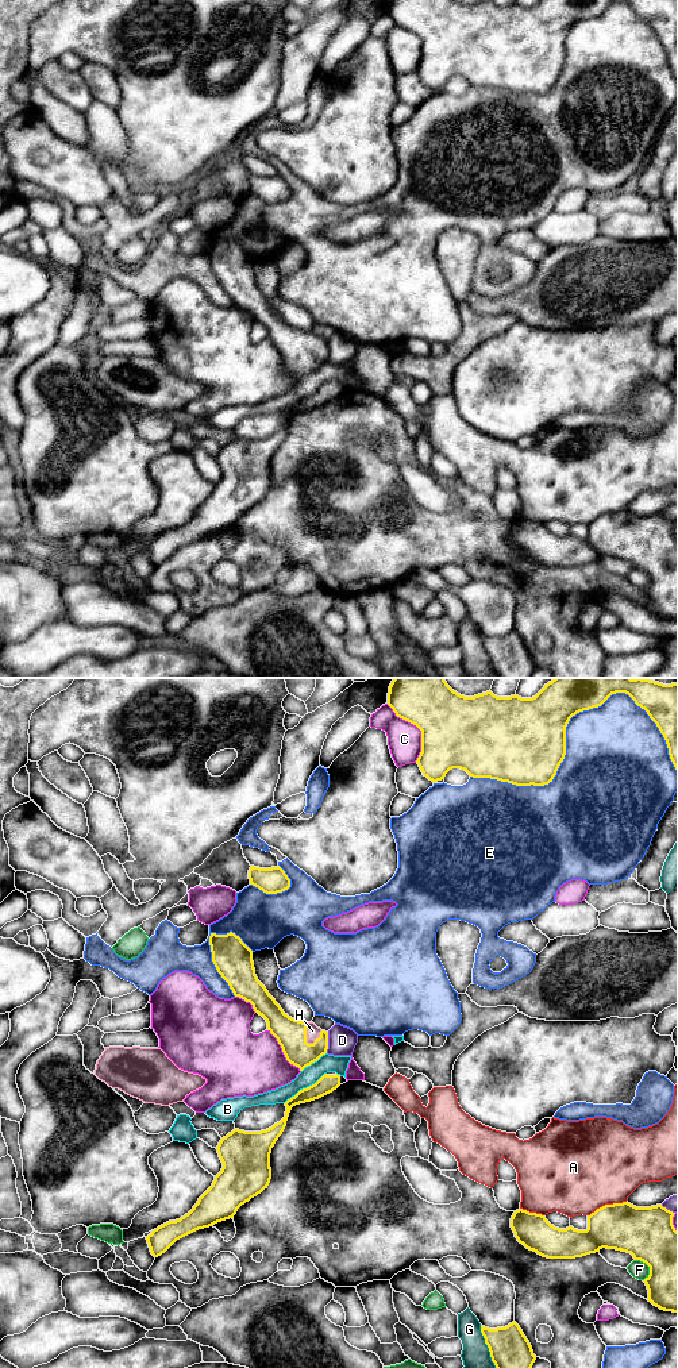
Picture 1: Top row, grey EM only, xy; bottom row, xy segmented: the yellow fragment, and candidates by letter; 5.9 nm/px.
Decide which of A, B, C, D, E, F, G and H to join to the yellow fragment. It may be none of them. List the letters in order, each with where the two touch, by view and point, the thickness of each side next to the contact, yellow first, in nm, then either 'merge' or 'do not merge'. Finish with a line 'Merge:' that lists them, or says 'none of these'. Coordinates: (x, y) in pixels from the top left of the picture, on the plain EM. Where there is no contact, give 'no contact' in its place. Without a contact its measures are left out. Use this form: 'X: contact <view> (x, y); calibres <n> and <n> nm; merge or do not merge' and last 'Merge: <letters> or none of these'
A: contact xy (607, 513); calibres 280 and 500 nm; do not merge
B: contact xy (304, 397); calibres 110 and 110 nm; do not merge
C: contact xy (419, 37); calibres 440 and 200 nm; do not merge
D: contact xy (327, 351); calibres 180 and 170 nm; do not merge
E: contact xy (567, 31); calibres 440 and 440 nm; do not merge
F: contact xy (648, 574); calibres 340 and 110 nm; do not merge
G: contact xy (488, 655); calibres 240 and 180 nm; do not merge
H: contact xy (305, 345); calibres 180 and 80 nm; merge
Merge: H

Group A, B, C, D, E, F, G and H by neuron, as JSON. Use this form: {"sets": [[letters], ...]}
{"sets": [["A"], ["B"], ["C"], ["D"], ["E"], ["F"], ["G"], ["H"]]}

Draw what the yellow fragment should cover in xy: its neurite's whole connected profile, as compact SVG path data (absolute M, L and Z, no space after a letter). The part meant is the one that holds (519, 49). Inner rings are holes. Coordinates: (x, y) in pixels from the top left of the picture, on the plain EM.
M389 0L388 14L393 18L397 26L416 34L421 39L421 61L416 69L424 85L434 92L444 88L446 82L452 77L465 78L473 86L490 86L501 90L508 90L516 95L544 95L552 90L560 72L566 63L566 35L573 24L579 20L601 15L612 3L625 1L637 15L644 18L650 27L656 32L663 43L670 68L678 80L678 0L539 0L532 7L521 7L519 4L497 5L492 0L486 0L474 5L465 5L457 0Z

